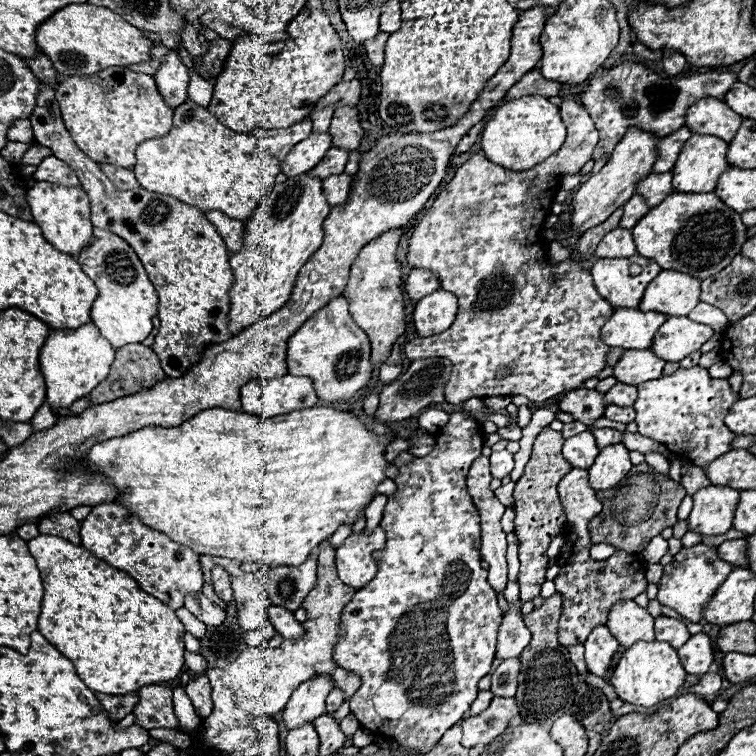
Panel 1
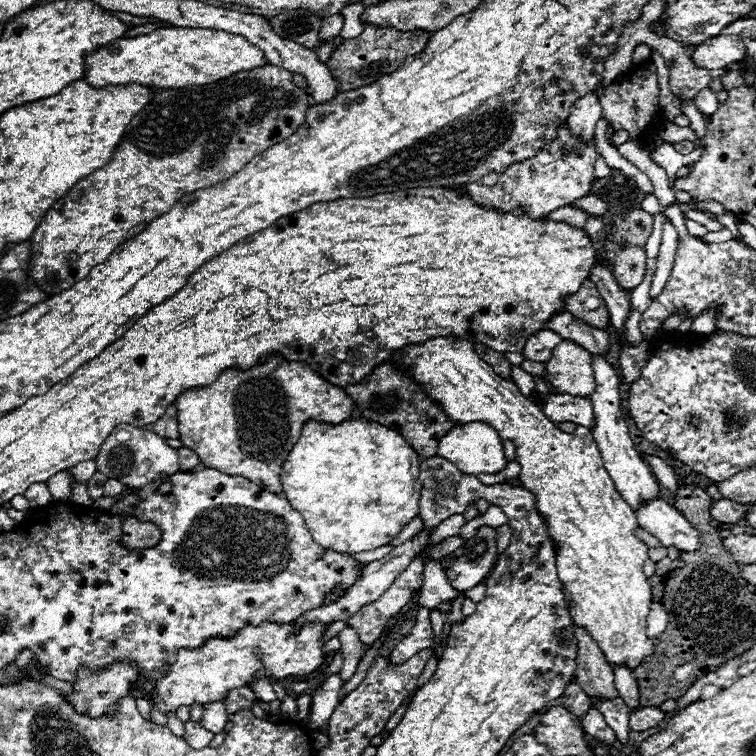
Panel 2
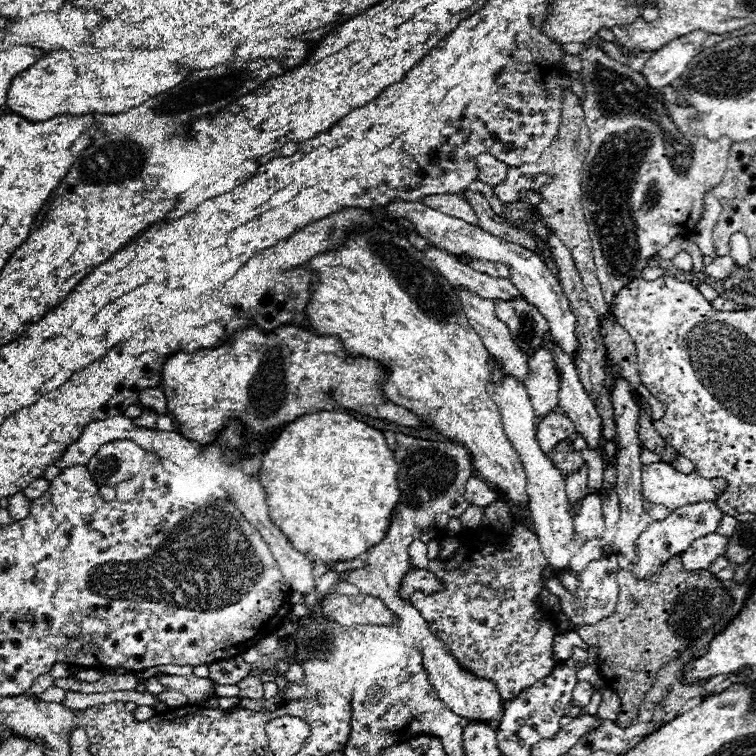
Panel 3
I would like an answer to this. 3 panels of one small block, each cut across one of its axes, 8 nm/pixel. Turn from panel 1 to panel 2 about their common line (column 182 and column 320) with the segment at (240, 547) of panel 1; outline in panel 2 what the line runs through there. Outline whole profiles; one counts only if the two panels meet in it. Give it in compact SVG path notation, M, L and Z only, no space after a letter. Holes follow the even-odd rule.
M308 420L296 446L286 456L280 482L286 500L296 512L302 514L304 524L312 532L316 544L342 554L356 554L388 544L414 516L418 516L418 474L420 456L398 432L382 424L365 420L320 424L316 420Z

